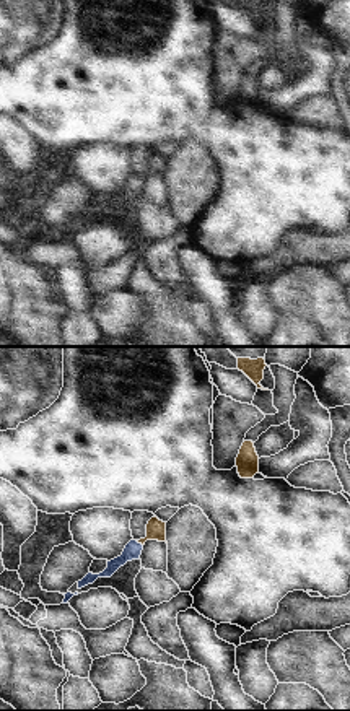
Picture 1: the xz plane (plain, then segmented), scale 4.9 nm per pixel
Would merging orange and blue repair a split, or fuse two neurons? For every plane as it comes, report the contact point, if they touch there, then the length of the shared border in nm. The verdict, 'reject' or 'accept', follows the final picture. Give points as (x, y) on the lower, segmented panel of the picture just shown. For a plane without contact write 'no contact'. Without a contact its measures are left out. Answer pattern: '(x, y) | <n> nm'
(139, 542) | 50 nm

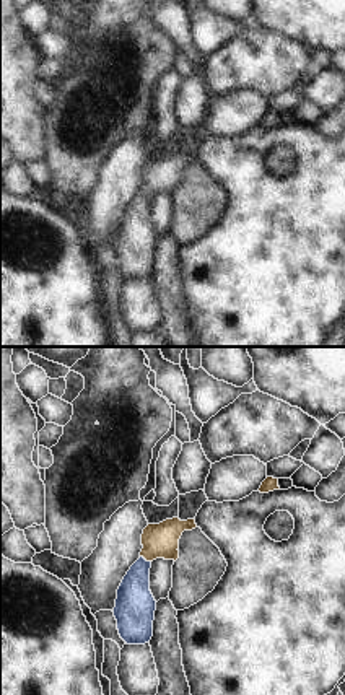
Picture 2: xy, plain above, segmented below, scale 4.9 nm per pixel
(145, 559) | 70 nm

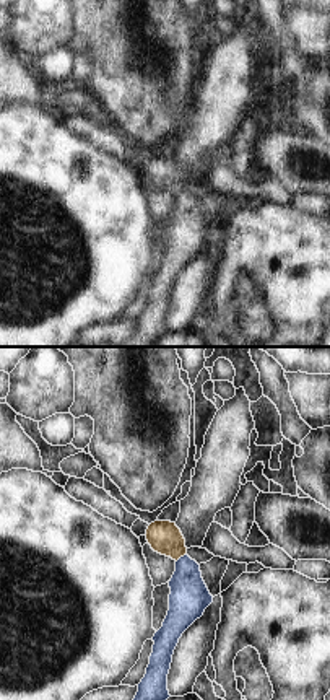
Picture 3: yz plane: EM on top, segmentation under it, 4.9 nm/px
(181, 555) | 80 nm

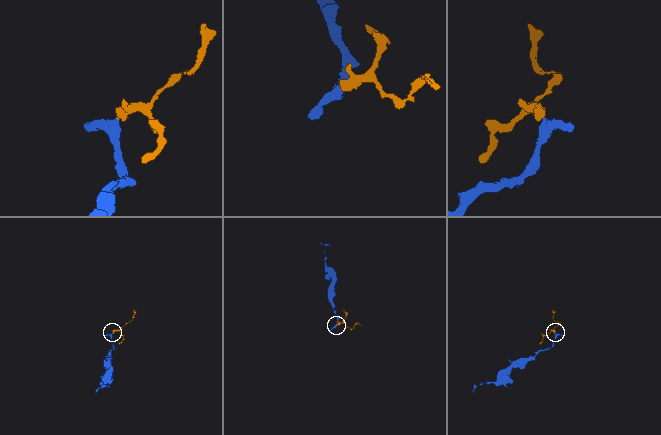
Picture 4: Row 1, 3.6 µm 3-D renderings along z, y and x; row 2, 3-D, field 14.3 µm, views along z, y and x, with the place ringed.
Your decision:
accept

